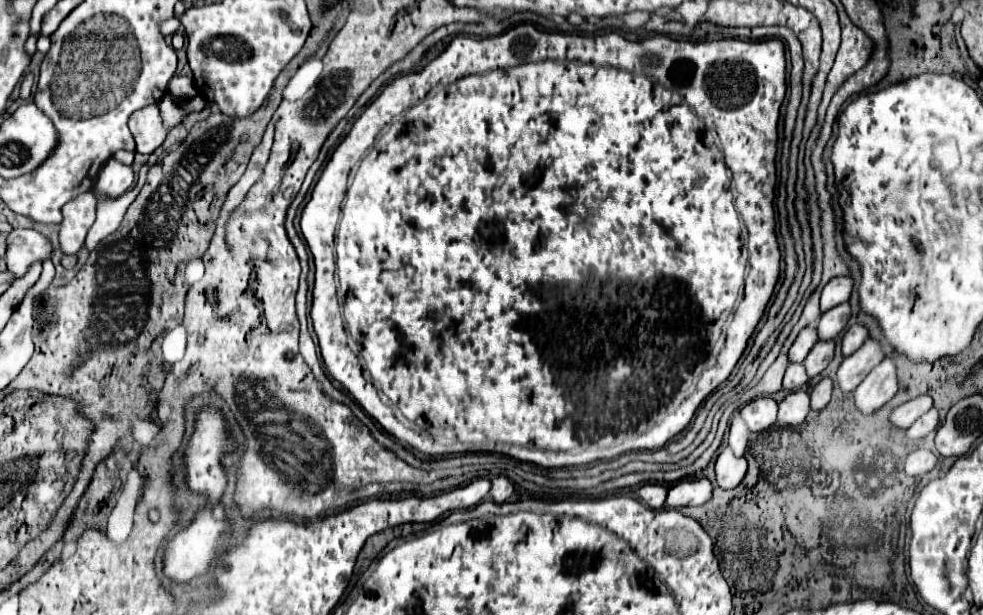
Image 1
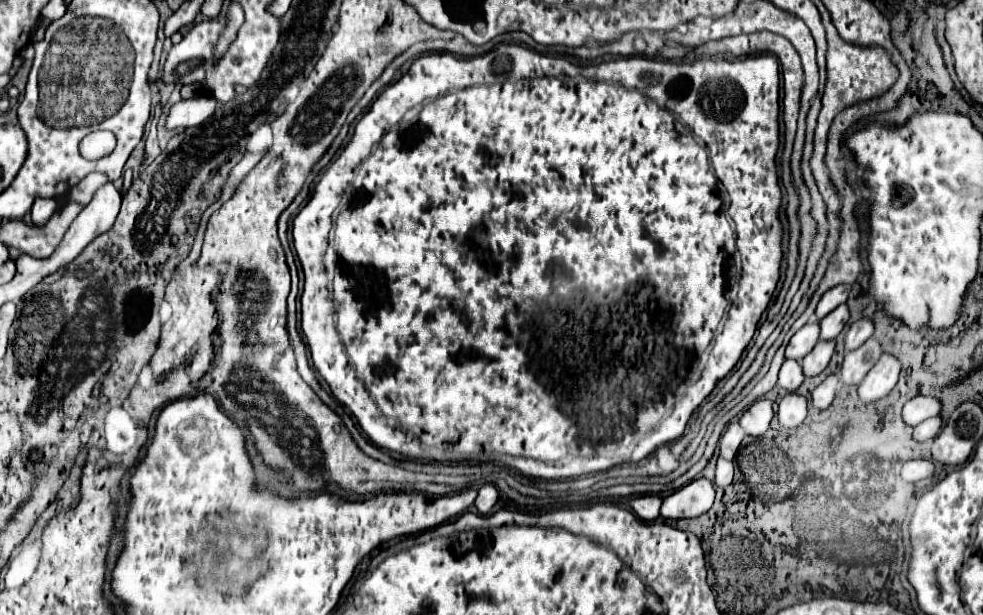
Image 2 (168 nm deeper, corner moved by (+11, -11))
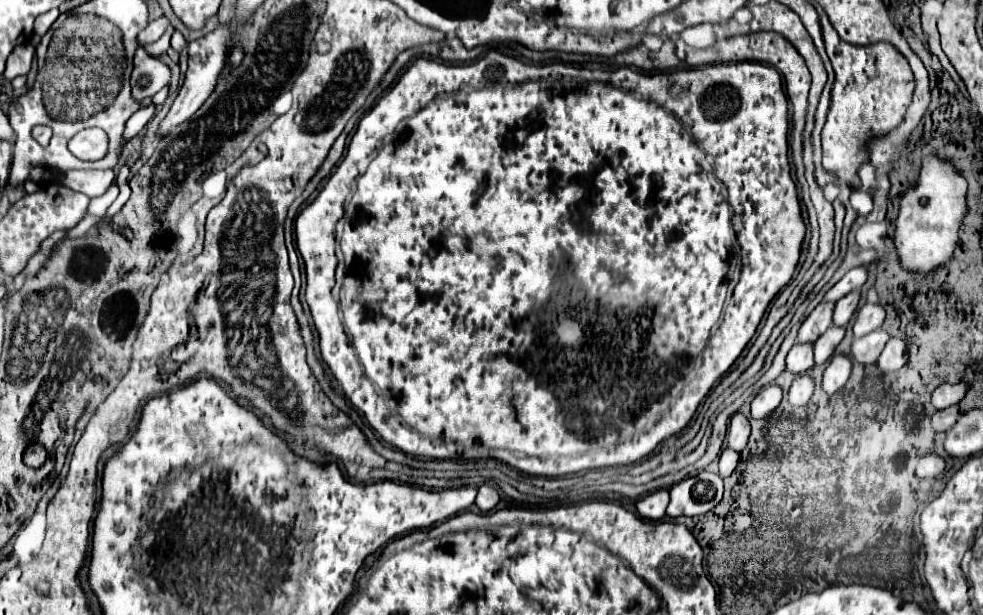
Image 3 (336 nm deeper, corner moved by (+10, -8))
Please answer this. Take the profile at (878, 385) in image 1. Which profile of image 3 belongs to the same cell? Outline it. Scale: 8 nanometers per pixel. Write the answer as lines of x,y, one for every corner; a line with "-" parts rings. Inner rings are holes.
889,338
889,342
885,344
881,356
879,356
879,362
877,366
881,368
881,372
893,372
893,370
899,370
907,364
907,342
901,340
901,338

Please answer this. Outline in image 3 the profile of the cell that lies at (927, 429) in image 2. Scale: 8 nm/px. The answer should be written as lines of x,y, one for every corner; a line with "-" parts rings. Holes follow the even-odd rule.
951,406
951,408
945,408
945,410
937,410
935,416
931,418
931,426
935,432
947,432
953,428
953,424
957,422
957,418
961,416
959,412
959,406

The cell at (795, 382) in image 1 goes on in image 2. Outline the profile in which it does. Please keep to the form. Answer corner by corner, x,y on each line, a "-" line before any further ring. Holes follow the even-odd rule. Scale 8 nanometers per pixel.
786,359
782,369
780,369
780,377
778,377
778,387
794,393
804,381
804,375
802,375
802,369
800,369
800,363
798,361
792,361
792,359

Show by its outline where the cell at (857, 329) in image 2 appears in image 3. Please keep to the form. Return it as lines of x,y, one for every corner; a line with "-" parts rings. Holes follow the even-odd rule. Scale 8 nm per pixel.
865,304
859,312
857,312
857,318
855,318
855,326
853,326
853,334
855,338
859,336
865,336
877,328
881,328
885,320
885,308
881,304

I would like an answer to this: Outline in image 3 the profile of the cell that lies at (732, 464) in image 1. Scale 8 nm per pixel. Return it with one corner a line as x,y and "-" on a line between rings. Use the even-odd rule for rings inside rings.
725,448
723,454
721,454
721,458
719,458
719,474
723,478
729,476
729,474
733,474
737,462
739,462
739,454
735,450
731,450
731,448

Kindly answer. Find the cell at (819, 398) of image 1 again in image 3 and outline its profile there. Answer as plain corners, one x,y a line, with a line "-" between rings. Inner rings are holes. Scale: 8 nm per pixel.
835,354
829,362
829,366
825,368
823,374
823,390
827,394
835,394
839,388
843,388
843,384
847,382
849,374
851,374
853,362
849,356
845,354

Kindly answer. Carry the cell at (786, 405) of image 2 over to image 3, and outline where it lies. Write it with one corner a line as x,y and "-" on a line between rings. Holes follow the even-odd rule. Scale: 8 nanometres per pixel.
805,374
797,376
789,390
789,402
797,406
805,406
813,394
813,388
815,388
815,382
811,376
805,376

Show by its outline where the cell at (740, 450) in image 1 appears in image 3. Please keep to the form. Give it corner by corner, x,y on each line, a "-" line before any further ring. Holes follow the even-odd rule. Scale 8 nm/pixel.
737,412
729,424
727,444
729,444
729,448
741,452
747,446
747,440
749,440
749,420
741,412

